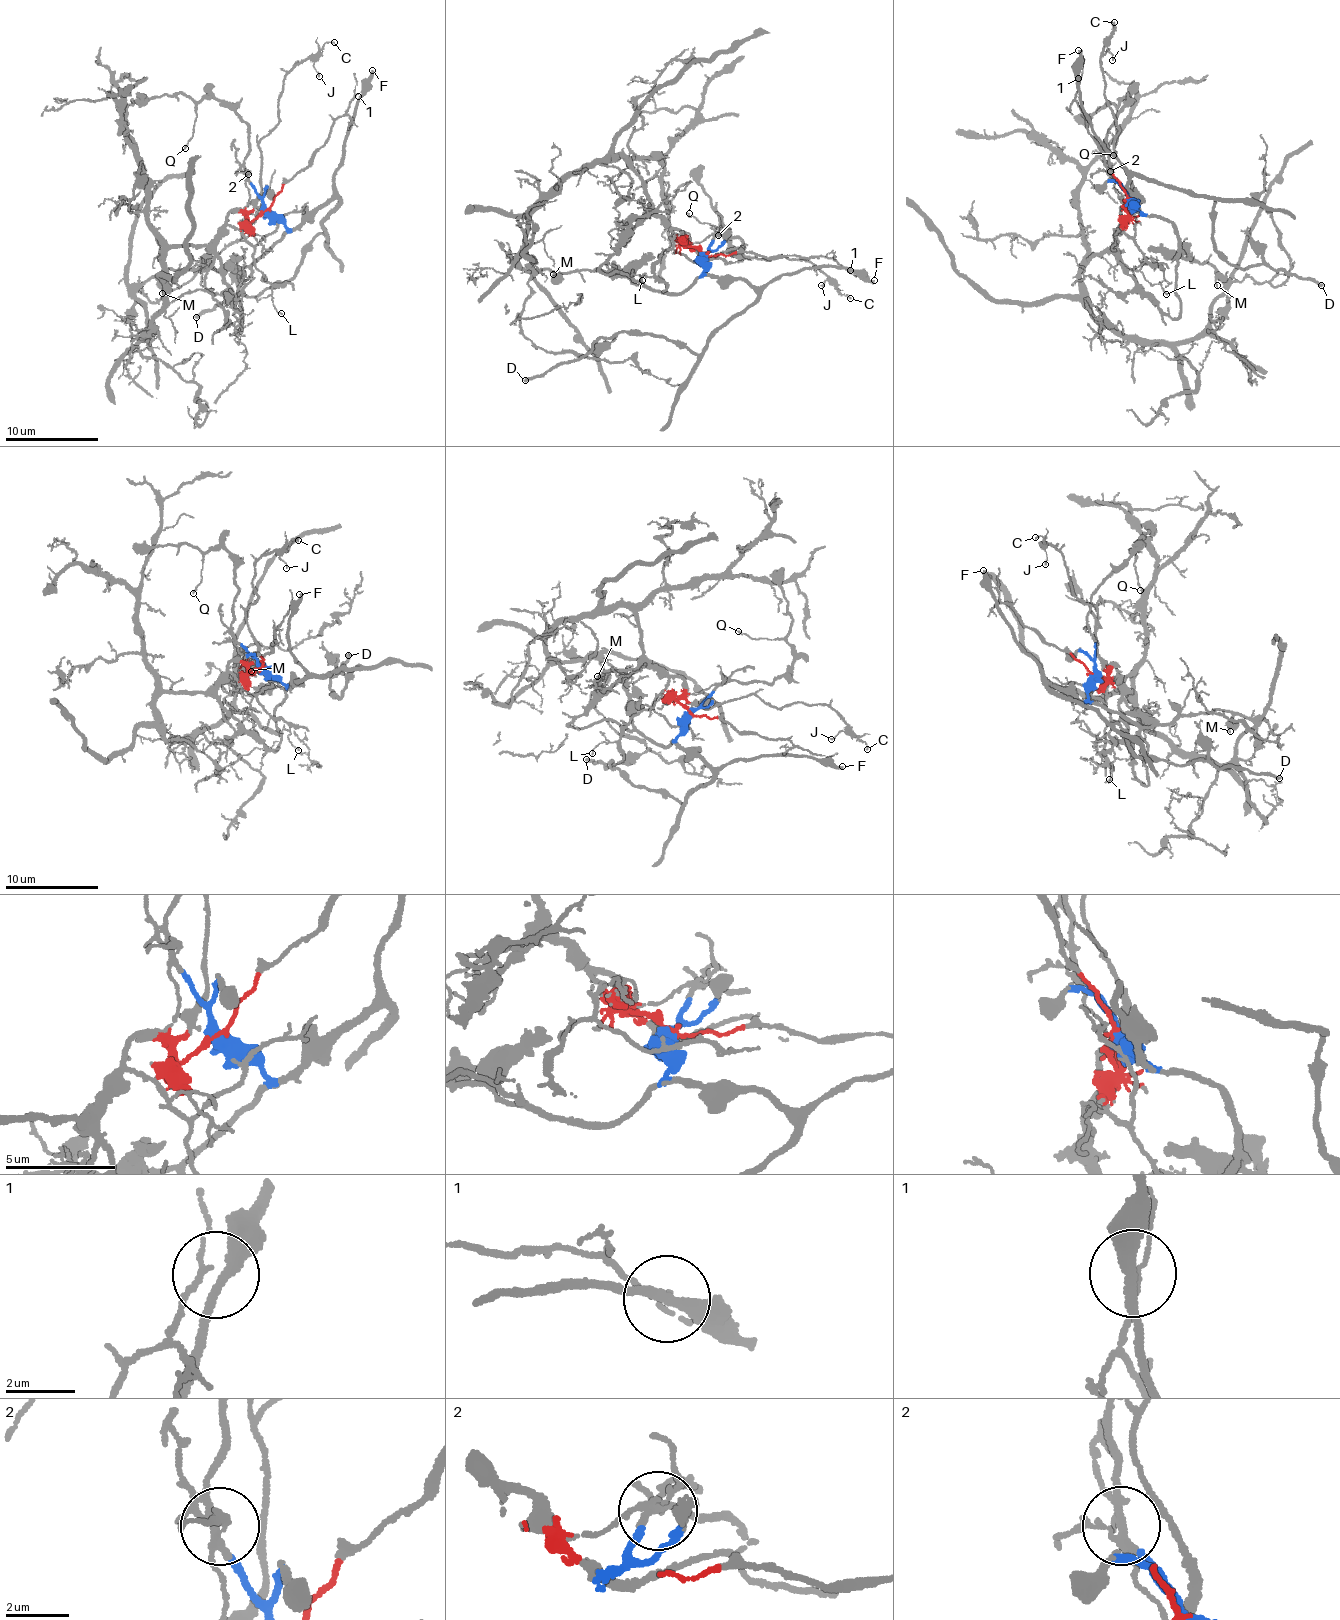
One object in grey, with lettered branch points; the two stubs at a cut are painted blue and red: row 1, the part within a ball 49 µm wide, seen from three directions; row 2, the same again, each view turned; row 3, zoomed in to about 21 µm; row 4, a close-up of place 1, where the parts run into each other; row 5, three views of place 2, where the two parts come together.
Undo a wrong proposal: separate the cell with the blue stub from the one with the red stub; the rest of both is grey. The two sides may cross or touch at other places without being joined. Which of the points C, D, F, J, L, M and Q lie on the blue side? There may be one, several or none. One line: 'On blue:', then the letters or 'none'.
On blue: D, F, M, Q

